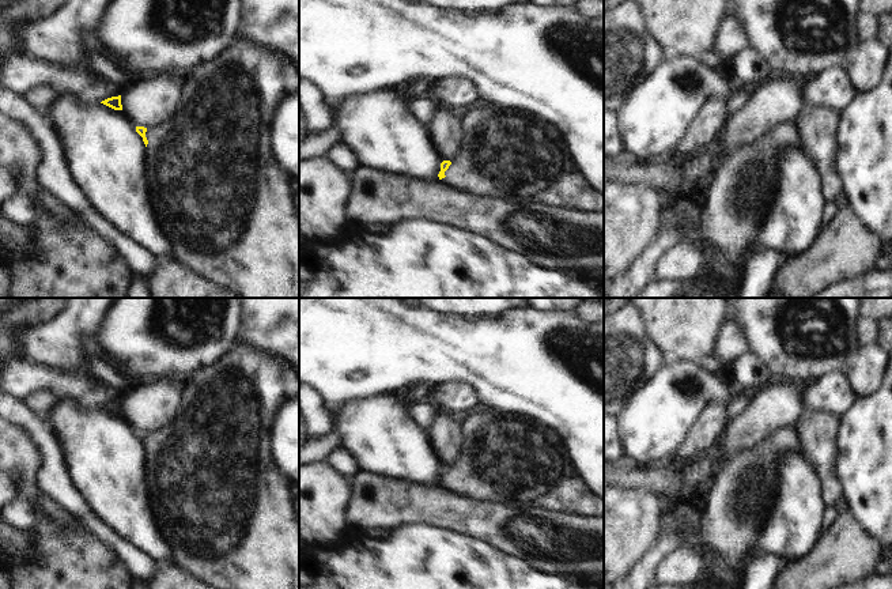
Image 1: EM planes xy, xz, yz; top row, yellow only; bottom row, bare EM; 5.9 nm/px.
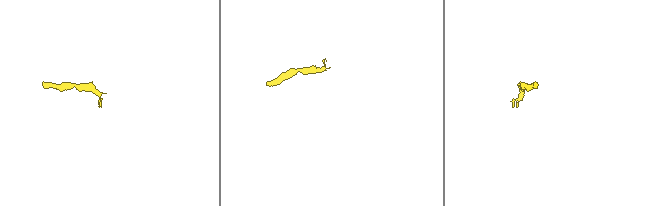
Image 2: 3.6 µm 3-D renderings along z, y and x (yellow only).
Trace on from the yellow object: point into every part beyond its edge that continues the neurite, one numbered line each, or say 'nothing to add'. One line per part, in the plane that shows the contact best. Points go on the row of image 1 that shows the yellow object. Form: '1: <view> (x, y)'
1: xz (518, 157)

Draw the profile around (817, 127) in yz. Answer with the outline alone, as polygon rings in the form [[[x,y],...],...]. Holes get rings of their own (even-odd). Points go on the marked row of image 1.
[[[805,105],[794,118],[798,144],[820,177],[820,192],[825,204],[843,203],[843,185],[835,166],[838,122],[840,113]]]

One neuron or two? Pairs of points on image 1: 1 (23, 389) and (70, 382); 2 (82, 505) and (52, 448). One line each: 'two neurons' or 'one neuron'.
1: one neuron
2: one neuron

